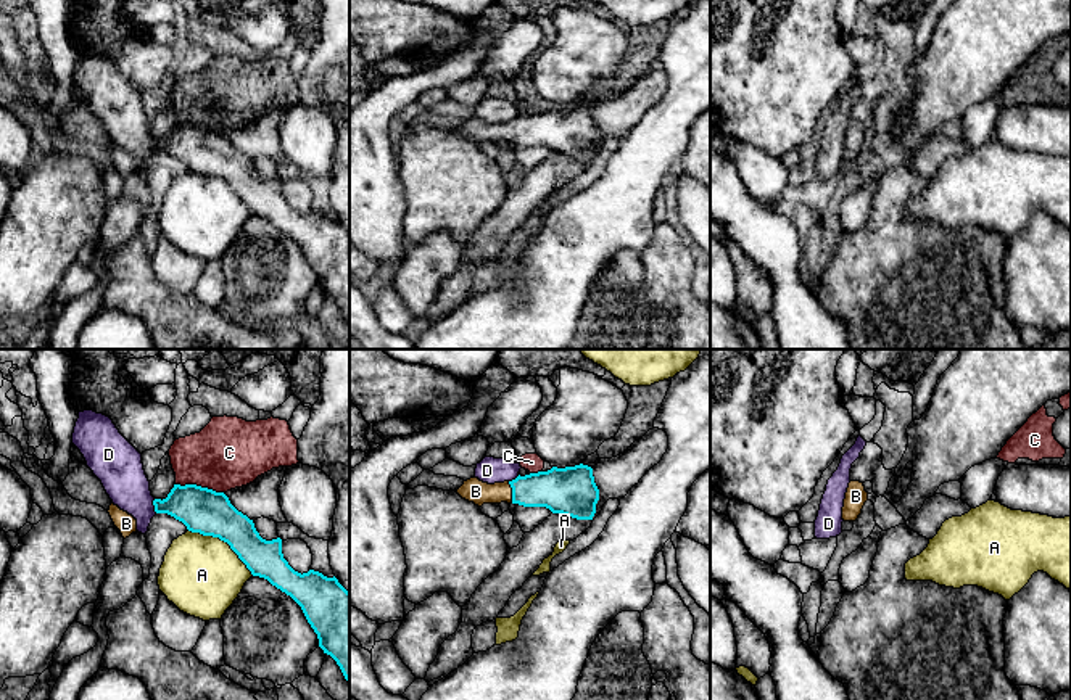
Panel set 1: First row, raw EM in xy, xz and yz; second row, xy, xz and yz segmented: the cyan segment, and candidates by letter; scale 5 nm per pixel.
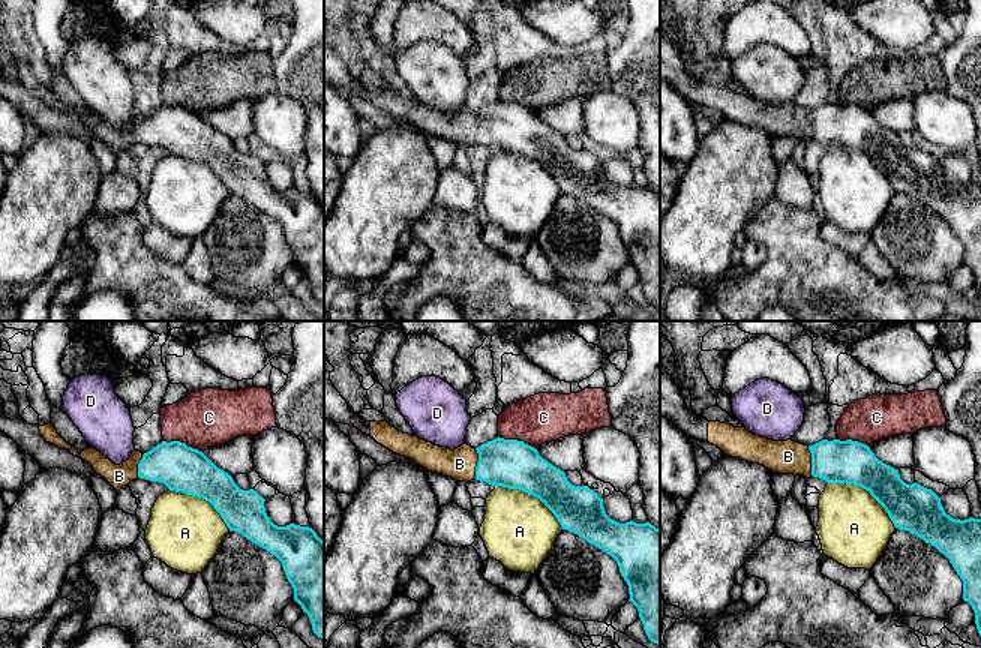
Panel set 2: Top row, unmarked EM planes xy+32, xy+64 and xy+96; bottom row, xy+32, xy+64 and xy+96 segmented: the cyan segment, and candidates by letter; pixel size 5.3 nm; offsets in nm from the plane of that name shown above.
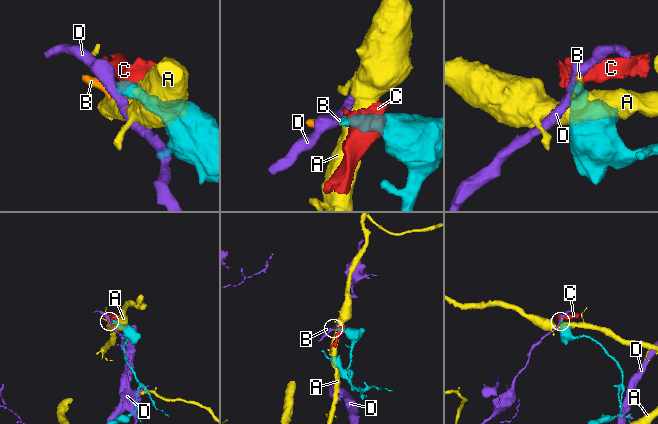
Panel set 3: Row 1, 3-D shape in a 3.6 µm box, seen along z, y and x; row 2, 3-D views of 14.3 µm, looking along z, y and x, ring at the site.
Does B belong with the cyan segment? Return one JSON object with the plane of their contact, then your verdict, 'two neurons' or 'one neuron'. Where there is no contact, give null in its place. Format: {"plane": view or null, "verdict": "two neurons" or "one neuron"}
{"plane": "xz", "verdict": "one neuron"}

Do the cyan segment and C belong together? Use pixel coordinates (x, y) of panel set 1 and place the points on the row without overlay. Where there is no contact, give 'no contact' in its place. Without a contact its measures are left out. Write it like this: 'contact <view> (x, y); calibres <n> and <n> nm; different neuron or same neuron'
contact xy (200, 126); calibres 220 and 360 nm; different neuron

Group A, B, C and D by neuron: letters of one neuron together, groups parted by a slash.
A / B / C / D

